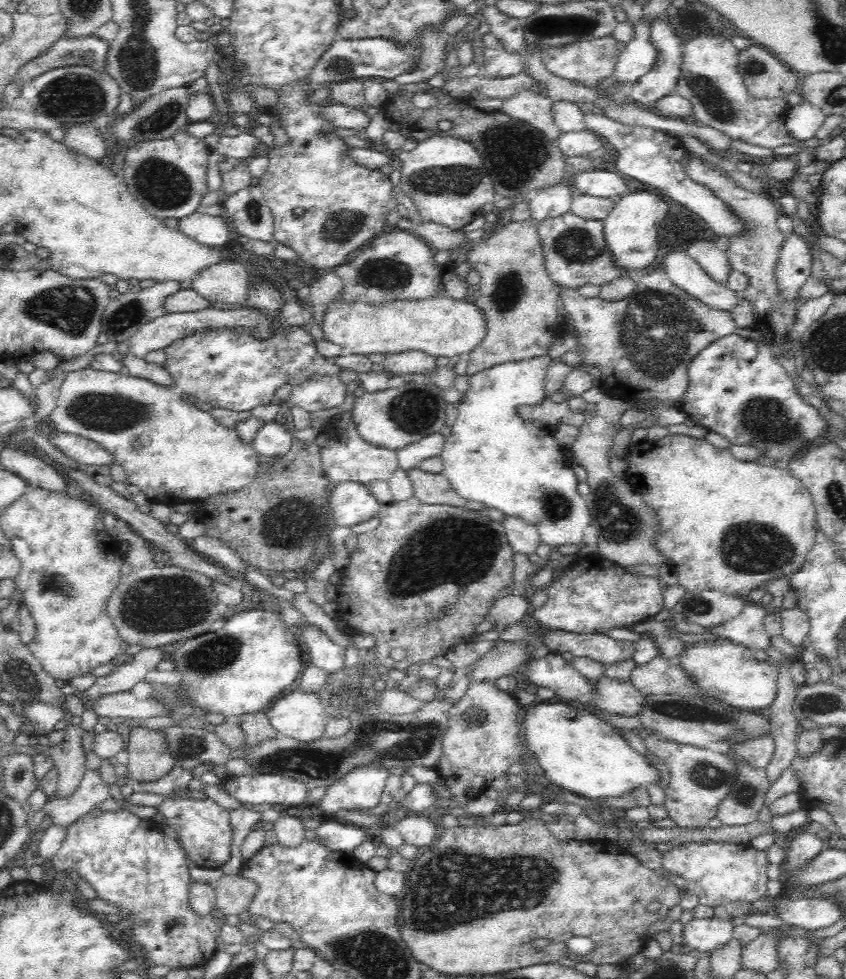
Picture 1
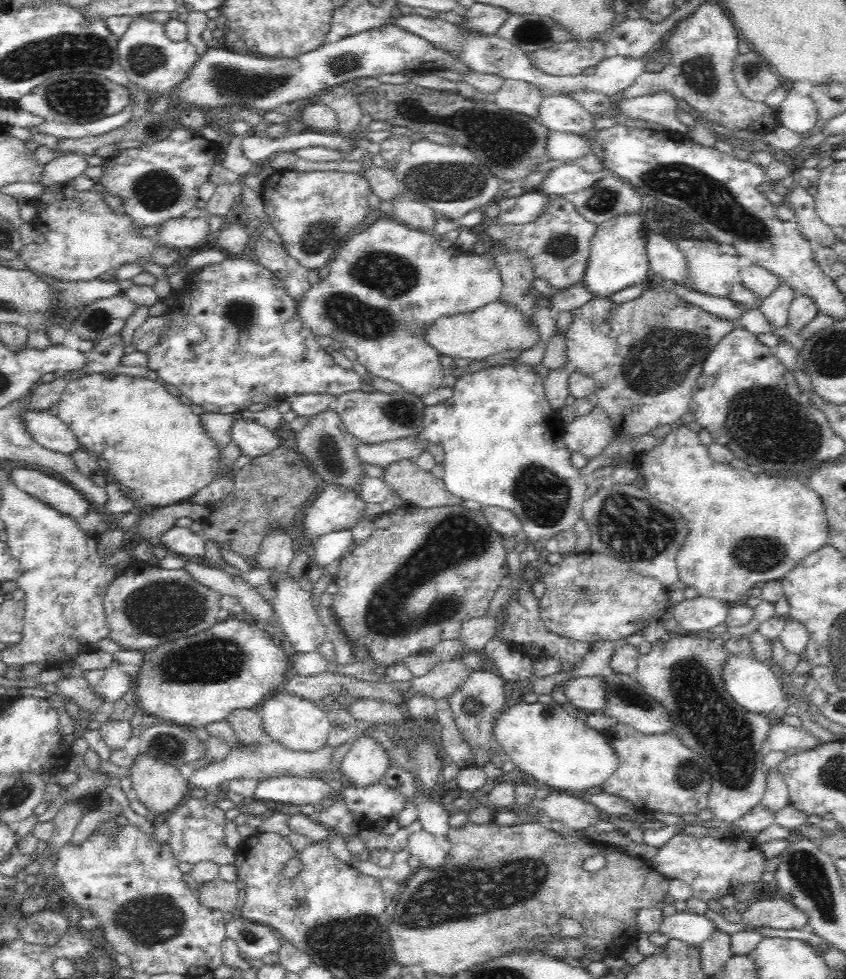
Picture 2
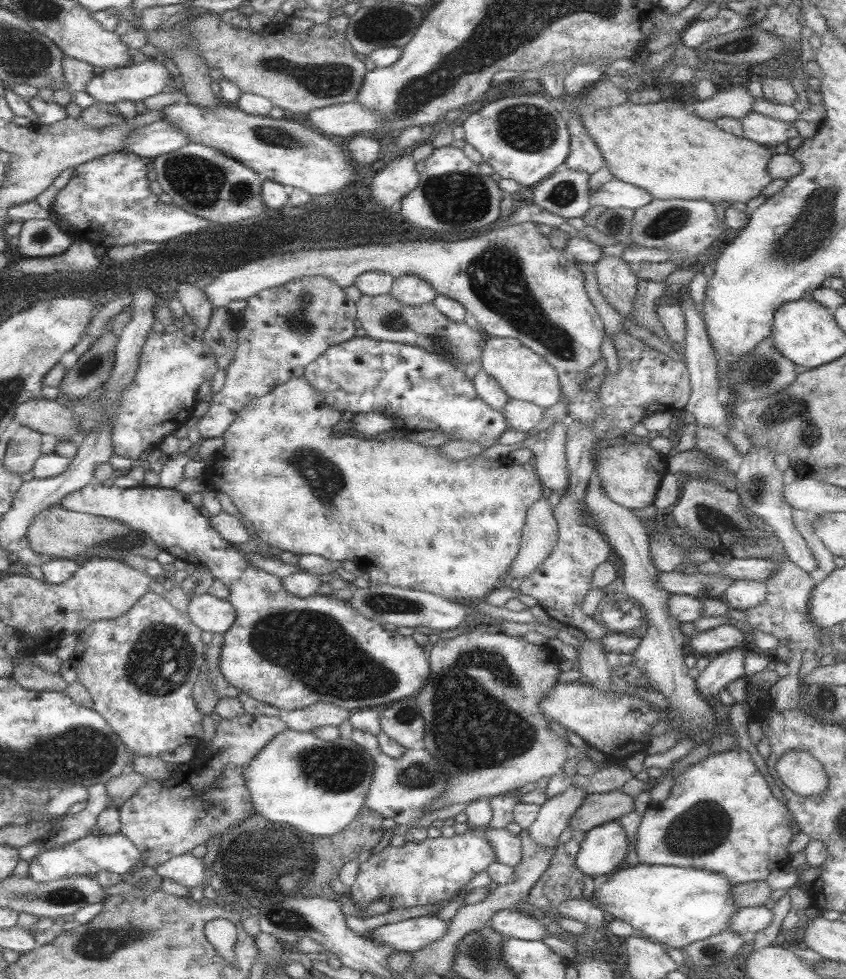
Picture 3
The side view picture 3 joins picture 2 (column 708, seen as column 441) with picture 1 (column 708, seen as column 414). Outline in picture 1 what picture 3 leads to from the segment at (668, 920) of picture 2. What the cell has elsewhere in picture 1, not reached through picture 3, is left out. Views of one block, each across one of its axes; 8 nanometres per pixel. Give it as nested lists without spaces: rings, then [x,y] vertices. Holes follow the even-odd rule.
[[[694,918],[684,924],[684,948],[688,952],[712,954],[734,938],[732,920],[722,918]]]

